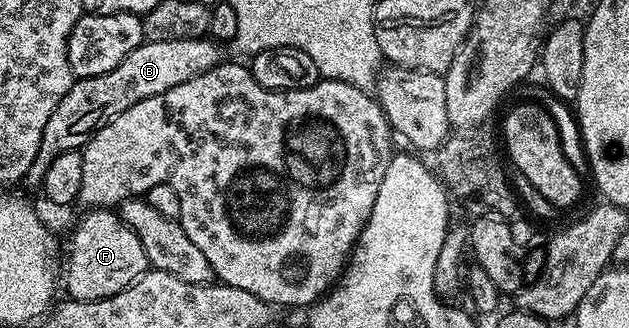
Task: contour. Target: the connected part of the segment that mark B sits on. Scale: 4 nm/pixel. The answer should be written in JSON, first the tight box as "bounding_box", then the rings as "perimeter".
{"bounding_box":[25,38,221,189],"perimeter":[[[211,38],[147,40],[139,44],[137,50],[133,50],[125,58],[121,58],[121,62],[117,62],[117,66],[113,66],[113,70],[109,70],[105,74],[76,79],[75,83],[71,85],[71,89],[61,98],[61,102],[57,102],[57,110],[53,110],[53,114],[49,114],[49,122],[45,122],[45,134],[41,134],[41,146],[37,150],[37,158],[33,158],[33,166],[29,166],[25,184],[38,189],[43,183],[45,170],[49,170],[49,166],[53,162],[53,158],[57,158],[57,154],[80,151],[91,141],[91,136],[97,129],[108,124],[113,118],[117,118],[117,114],[129,110],[129,106],[133,106],[145,98],[153,98],[153,94],[165,94],[165,90],[169,90],[173,86],[181,86],[181,82],[189,82],[189,78],[193,78],[197,74],[205,74],[205,70],[210,68],[216,68],[221,63],[219,49],[221,49],[220,45]]]}

